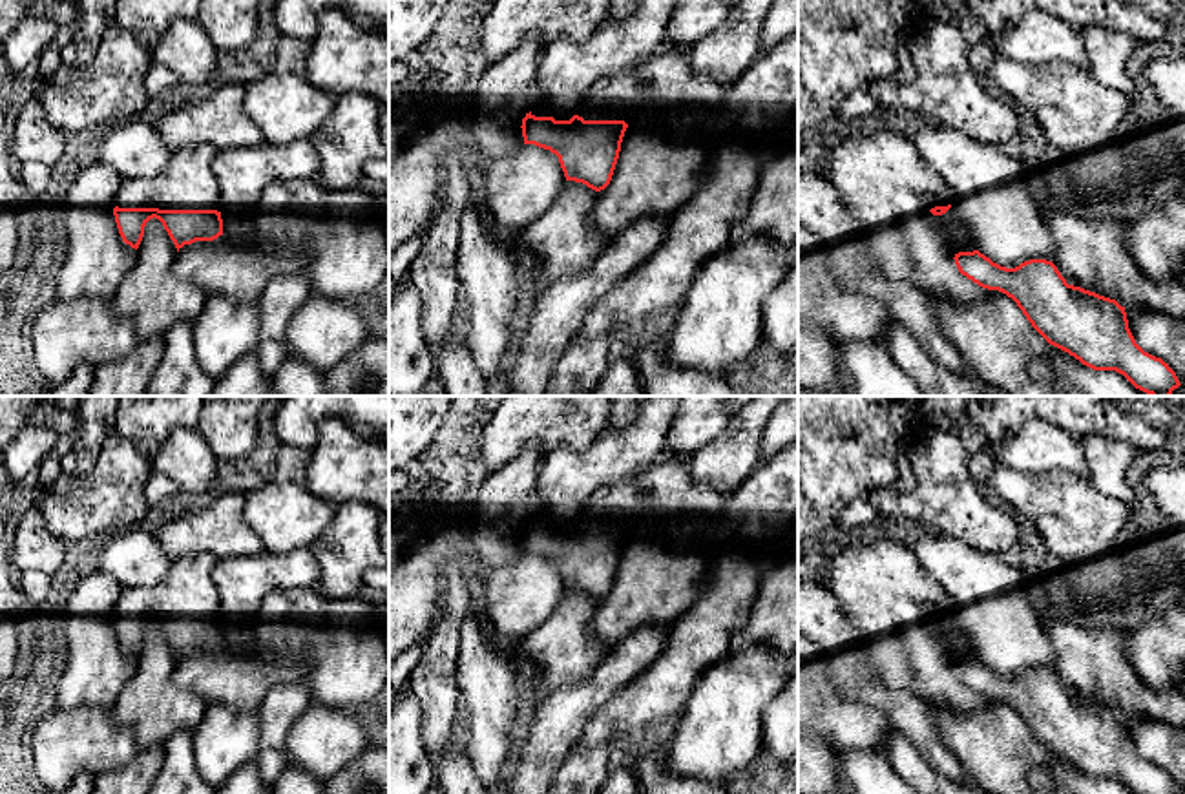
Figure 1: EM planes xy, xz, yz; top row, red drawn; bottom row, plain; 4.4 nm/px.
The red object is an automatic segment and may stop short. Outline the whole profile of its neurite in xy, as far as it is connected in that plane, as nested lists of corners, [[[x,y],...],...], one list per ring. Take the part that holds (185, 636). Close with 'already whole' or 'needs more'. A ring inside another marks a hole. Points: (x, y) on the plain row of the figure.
[[[195,553],[173,560],[155,586],[122,588],[113,617],[122,650],[137,659],[153,626],[163,632],[177,661],[223,644],[221,601],[212,580],[217,562],[210,553]]] | needs more

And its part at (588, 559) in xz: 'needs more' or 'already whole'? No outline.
needs more

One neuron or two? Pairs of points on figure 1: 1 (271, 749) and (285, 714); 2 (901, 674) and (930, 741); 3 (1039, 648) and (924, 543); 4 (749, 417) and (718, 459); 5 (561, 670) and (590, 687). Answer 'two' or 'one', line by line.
1: one
2: two
3: one
4: one
5: two

